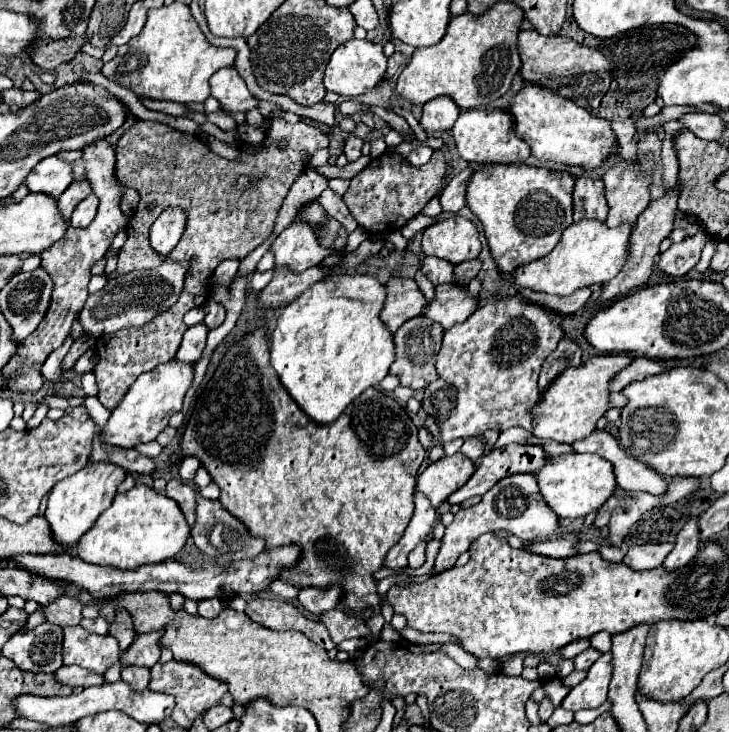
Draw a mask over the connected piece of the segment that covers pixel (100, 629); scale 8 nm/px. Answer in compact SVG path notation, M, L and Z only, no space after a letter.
M99 617L99 619L93 619L93 621L89 621L89 619L85 619L83 623L81 623L85 629L89 629L89 631L95 631L95 633L107 633L107 629L109 629L109 623L103 619L103 617Z

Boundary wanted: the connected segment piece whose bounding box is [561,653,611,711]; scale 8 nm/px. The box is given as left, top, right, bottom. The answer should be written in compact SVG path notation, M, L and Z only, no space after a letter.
M603 653L587 671L587 677L571 689L563 699L563 707L571 711L597 709L607 701L607 689L611 681L611 653Z

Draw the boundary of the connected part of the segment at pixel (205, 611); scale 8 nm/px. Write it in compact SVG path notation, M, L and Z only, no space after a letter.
M205 599L205 601L199 601L199 615L205 617L205 619L213 619L217 617L217 613L221 613L223 605L219 599Z

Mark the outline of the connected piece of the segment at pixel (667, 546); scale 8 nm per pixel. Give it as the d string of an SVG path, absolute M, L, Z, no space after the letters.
M649 543L649 545L633 545L625 555L623 563L635 571L655 569L659 567L665 557L671 553L673 543Z

